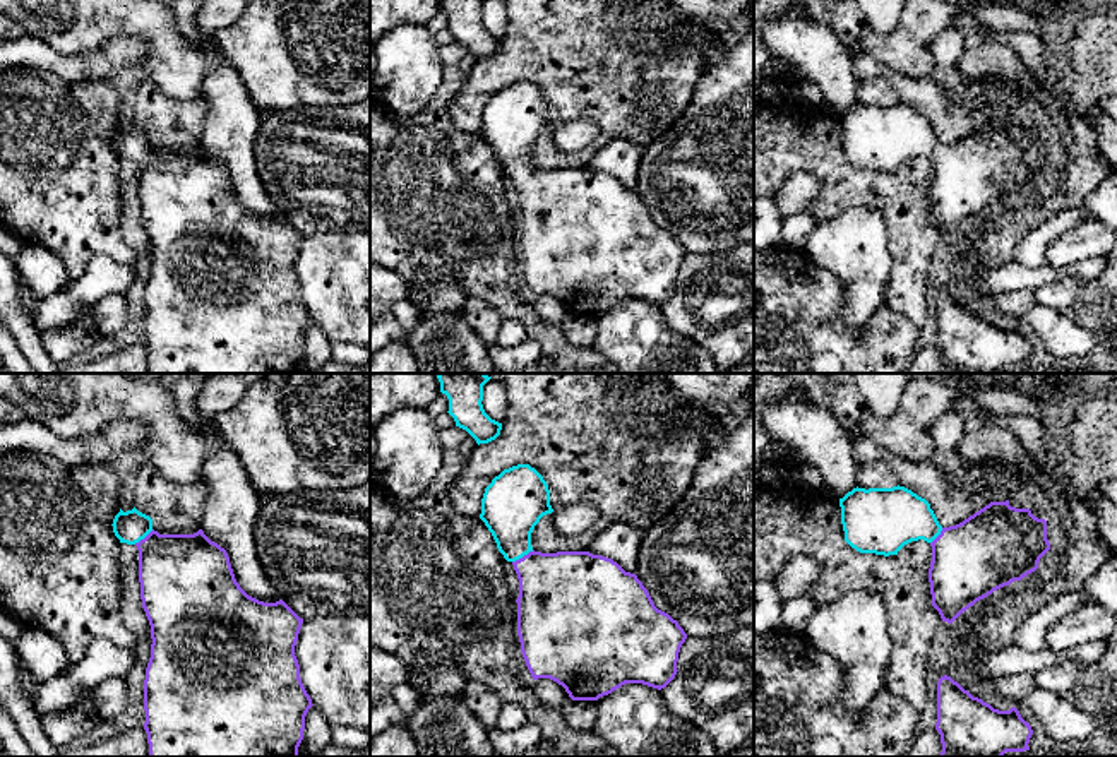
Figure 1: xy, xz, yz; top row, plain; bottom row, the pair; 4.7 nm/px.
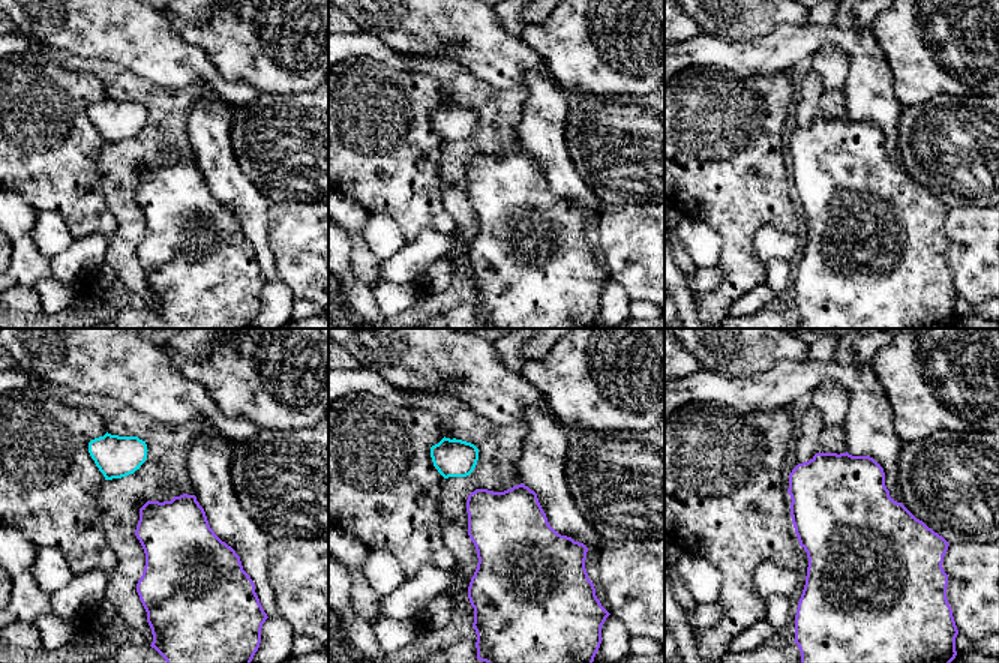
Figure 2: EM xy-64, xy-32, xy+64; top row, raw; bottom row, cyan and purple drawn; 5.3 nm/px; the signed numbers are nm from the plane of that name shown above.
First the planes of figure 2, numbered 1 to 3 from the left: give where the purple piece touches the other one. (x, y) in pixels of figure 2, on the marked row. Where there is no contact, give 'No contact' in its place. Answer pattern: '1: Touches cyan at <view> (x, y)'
1: No contact
2: No contact
3: No contact

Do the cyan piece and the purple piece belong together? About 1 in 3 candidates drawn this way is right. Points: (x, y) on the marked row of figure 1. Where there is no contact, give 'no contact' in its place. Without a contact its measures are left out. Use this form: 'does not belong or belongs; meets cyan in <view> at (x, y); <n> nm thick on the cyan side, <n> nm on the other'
belongs; meets cyan in xz at (523, 555); 300 nm thick on the cyan side, 380 nm on the other

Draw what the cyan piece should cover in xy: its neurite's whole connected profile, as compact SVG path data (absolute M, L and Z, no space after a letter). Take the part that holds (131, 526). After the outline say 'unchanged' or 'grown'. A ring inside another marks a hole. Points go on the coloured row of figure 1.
M135 507L120 509L111 526L120 543L139 550L140 599L152 639L144 680L149 757L298 757L305 716L314 706L295 656L303 618L283 599L264 603L248 596L235 579L226 550L202 529L159 534L152 519Z; grown

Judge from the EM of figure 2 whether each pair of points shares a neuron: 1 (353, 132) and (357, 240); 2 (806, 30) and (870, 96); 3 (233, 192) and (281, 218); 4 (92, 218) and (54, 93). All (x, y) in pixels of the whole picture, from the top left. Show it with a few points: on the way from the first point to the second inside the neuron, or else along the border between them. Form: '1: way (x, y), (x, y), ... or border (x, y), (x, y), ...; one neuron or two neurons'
1: border (344, 192), (371, 212); two neurons
2: way (830, 35), (840, 36), (869, 65), (869, 72); one neuron
3: border (272, 204), (267, 228), (269, 248); two neurons
4: way (71, 186), (54, 168), (54, 125); one neuron

